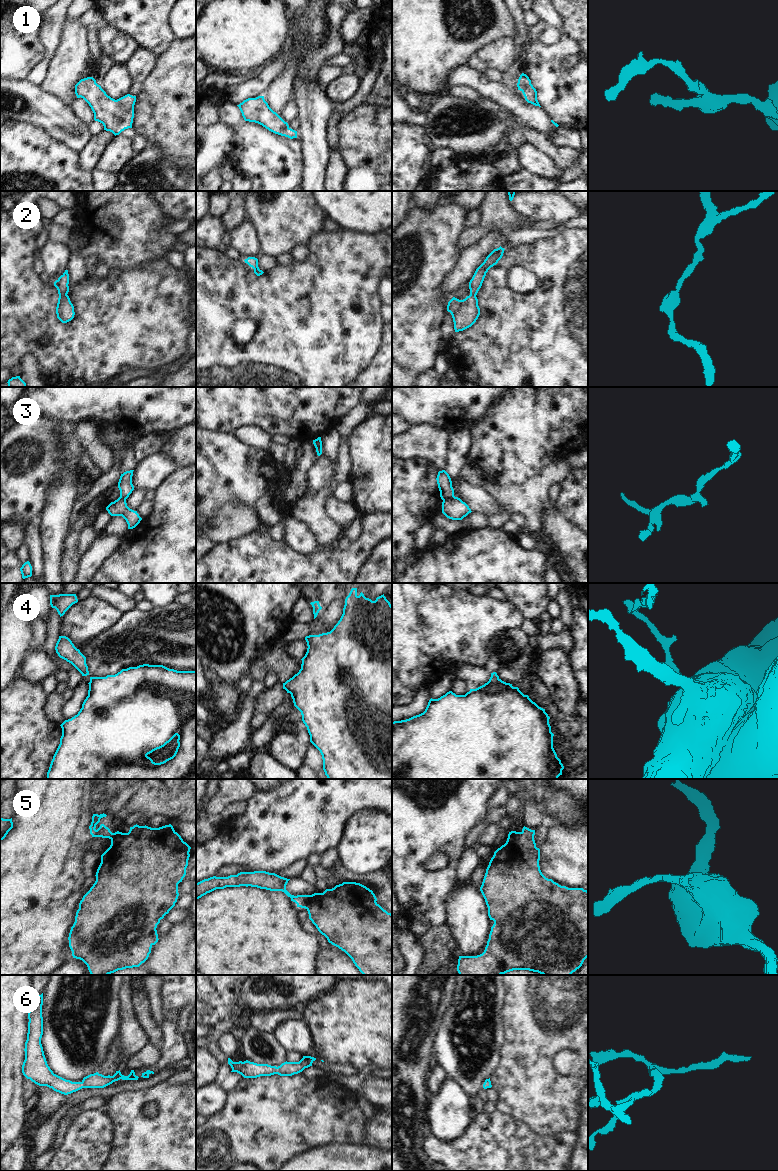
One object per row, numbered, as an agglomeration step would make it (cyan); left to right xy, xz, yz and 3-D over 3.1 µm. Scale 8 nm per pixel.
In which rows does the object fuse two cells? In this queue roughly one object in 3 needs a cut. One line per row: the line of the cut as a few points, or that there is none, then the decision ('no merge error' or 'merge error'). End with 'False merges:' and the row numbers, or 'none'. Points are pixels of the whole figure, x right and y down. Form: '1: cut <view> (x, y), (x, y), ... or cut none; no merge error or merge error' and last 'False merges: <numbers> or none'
1: cut none; no merge error
2: cut none; no merge error
3: cut yz (454, 496), (443, 501); merge error
4: cut none; no merge error
5: cut xz (311, 895), (311, 901), (307, 910); merge error
6: cut none; no merge error
False merges: 3, 5

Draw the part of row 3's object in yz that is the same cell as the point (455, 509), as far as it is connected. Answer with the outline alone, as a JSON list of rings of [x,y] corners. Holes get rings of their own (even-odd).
[[[458,497],[442,502],[442,513],[449,519],[462,520],[471,512],[469,506]]]

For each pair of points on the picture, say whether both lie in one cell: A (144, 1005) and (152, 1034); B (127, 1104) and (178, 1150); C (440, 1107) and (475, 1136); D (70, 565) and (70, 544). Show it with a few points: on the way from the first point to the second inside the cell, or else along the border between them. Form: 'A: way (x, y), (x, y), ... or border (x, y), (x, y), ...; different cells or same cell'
A: way (144, 1012), (145, 1021), (150, 1027); same cell
B: way (137, 1118), (164, 1145); same cell
C: border (471, 1119), (468, 1126), (459, 1136), (445, 1141); different cells
D: way (70, 560), (70, 549); same cell

